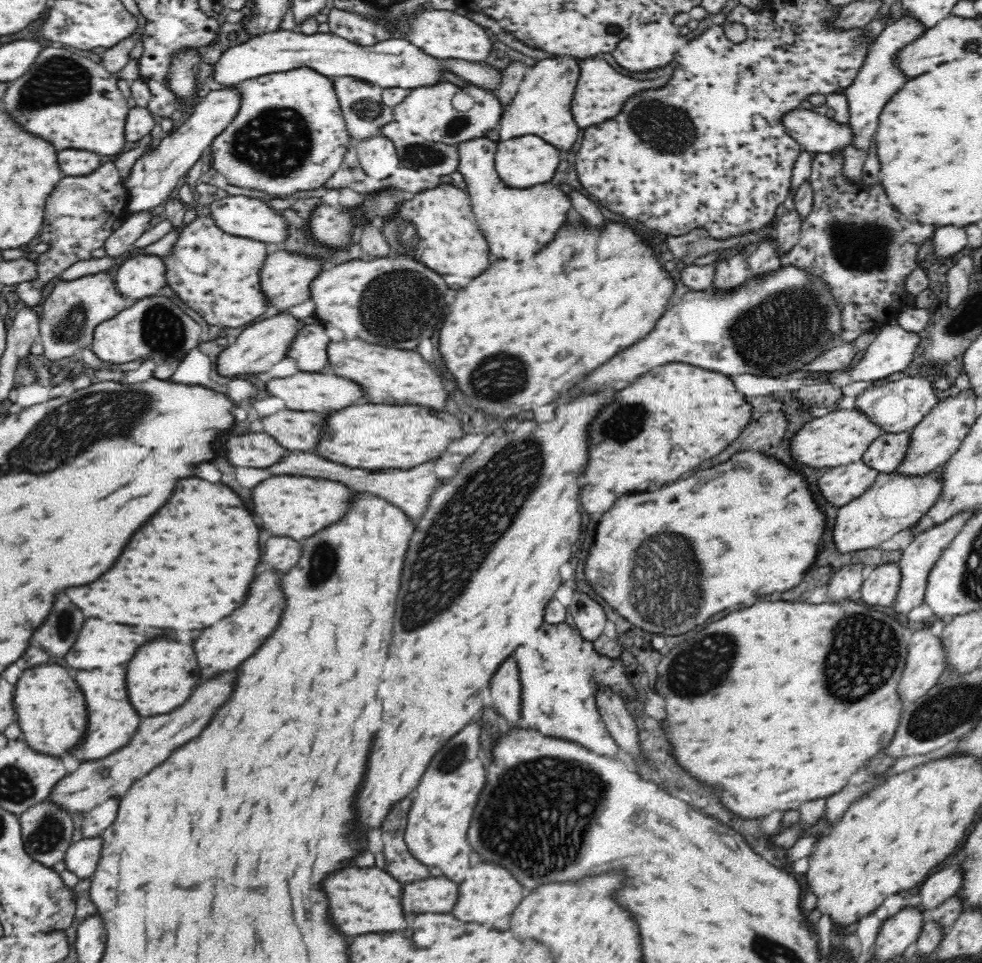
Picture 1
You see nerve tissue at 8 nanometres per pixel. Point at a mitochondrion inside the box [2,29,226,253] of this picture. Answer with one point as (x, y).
(60, 81)

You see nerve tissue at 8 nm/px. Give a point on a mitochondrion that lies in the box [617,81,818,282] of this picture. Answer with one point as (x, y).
(665, 128)

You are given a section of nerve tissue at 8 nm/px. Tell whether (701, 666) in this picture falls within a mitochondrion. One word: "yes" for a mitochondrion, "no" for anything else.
yes

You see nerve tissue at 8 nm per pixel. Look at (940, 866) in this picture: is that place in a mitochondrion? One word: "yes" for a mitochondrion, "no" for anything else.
no

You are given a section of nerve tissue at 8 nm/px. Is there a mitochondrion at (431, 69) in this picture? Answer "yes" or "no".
no

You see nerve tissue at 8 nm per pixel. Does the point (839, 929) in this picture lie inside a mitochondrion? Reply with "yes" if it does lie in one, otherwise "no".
no

